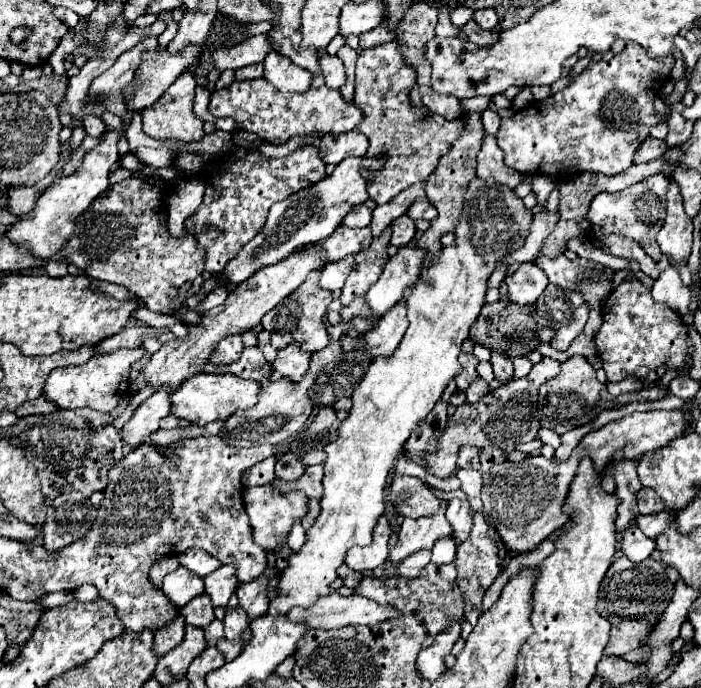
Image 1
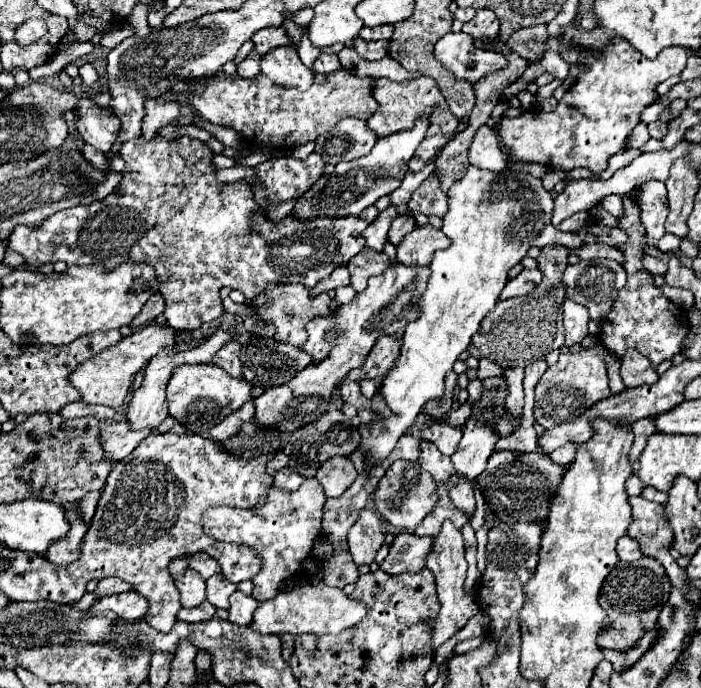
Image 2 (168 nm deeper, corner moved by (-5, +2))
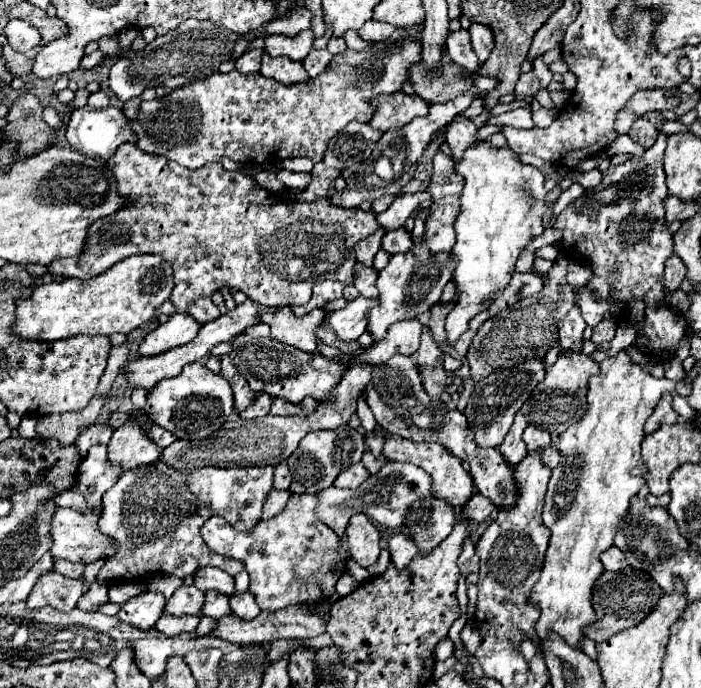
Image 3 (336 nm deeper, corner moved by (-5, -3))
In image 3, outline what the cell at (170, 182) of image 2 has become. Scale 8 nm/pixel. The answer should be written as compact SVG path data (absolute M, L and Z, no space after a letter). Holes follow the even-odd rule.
M134 143L118 147L118 151L108 159L108 169L118 179L118 189L122 199L126 199L126 207L106 219L98 219L98 223L90 227L86 247L78 259L54 259L48 269L64 277L90 279L130 255L160 255L174 267L174 289L170 293L170 301L174 303L176 313L192 315L200 325L218 319L218 307L212 303L212 295L220 291L222 285L228 285L230 289L236 287L254 299L254 303L268 307L306 305L316 281L334 279L350 285L354 275L352 269L356 265L354 245L380 227L374 213L364 213L362 209L340 209L328 199L292 203L288 199L274 197L252 177L240 171L226 171L220 163L206 163L206 167L190 171L166 157L142 151Z

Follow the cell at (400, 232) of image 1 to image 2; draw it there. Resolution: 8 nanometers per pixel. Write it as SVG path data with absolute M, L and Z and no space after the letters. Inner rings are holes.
M412 214L398 216L398 218L392 222L390 230L388 230L388 240L390 240L390 244L398 246L398 244L402 242L402 238L404 238L406 234L410 234L410 230L414 230L414 228L416 228L416 222L414 222Z

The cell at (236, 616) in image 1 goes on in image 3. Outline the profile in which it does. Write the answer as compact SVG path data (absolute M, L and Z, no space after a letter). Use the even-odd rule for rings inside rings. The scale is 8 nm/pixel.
M236 591L234 595L230 595L230 609L234 615L238 615L240 619L246 619L246 621L254 619L260 613L260 607L256 605L250 591L246 591L246 593Z

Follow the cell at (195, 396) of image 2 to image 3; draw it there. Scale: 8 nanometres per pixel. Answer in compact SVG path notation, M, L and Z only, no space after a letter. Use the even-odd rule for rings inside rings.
M190 363L178 377L162 379L162 383L154 387L154 391L148 395L146 411L156 425L168 429L178 439L196 441L212 435L218 431L218 427L222 427L222 423L228 421L228 417L234 413L234 395L230 383L222 375L212 373L202 363Z

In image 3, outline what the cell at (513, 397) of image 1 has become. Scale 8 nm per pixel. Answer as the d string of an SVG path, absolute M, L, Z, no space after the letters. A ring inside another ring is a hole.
M366 451L364 455L362 455L362 465L370 471L370 473L376 473L384 463L386 463L388 459L384 457L384 455L380 455L380 457L374 457L372 455L372 451Z

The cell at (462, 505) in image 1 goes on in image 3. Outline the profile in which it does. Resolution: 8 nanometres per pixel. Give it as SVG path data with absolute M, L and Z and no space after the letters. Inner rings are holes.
M388 435L388 441L384 445L384 455L390 461L408 461L408 463L422 467L434 479L434 495L446 503L452 503L452 507L456 507L456 509L464 507L474 495L474 485L472 485L470 473L460 465L458 457L454 457L450 451L440 447L438 443L416 443L410 439L402 439L398 435Z

